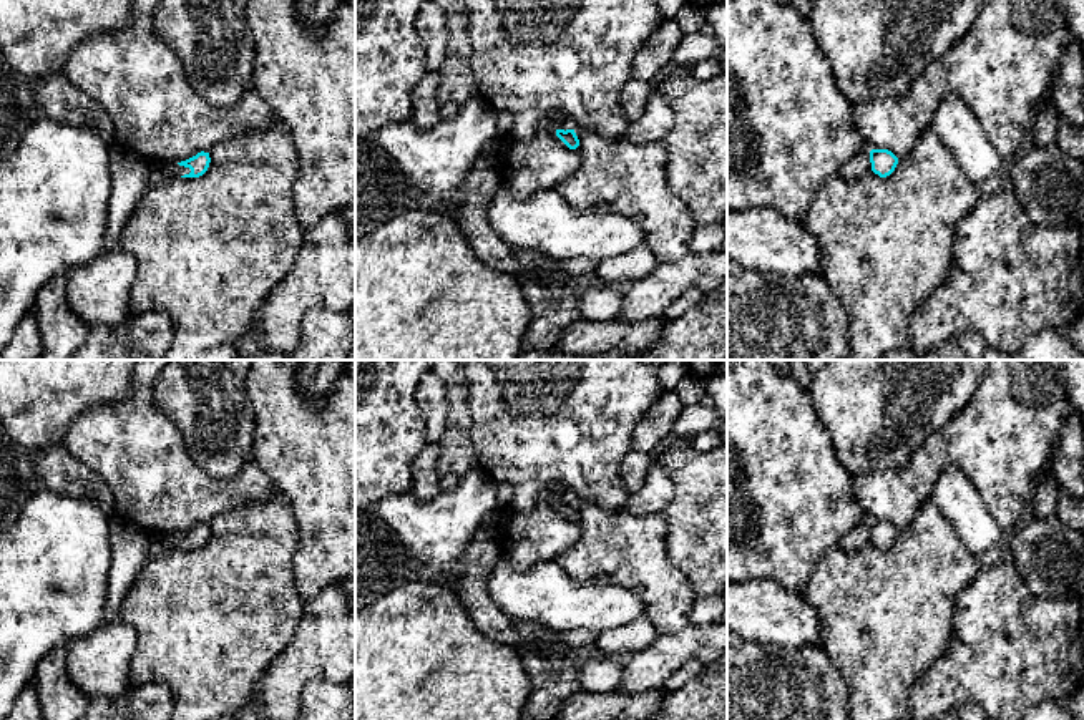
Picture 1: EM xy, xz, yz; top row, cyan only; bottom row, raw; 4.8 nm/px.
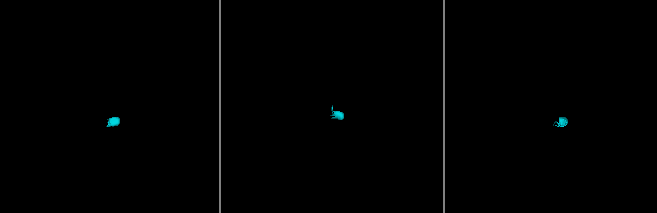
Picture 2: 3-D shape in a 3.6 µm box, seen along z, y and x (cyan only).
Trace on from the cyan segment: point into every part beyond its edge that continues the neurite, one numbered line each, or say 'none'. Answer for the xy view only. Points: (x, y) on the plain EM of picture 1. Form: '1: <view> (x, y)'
1: xy (171, 541)

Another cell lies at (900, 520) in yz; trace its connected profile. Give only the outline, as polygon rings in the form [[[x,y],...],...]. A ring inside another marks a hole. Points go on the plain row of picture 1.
[[[989,360],[974,396],[946,426],[921,443],[906,466],[853,474],[855,498],[868,519],[888,521],[901,531],[931,498],[936,478],[955,465],[973,481],[999,526],[1014,529],[1033,498],[1038,476],[1054,455],[1071,408],[1061,360]]]

